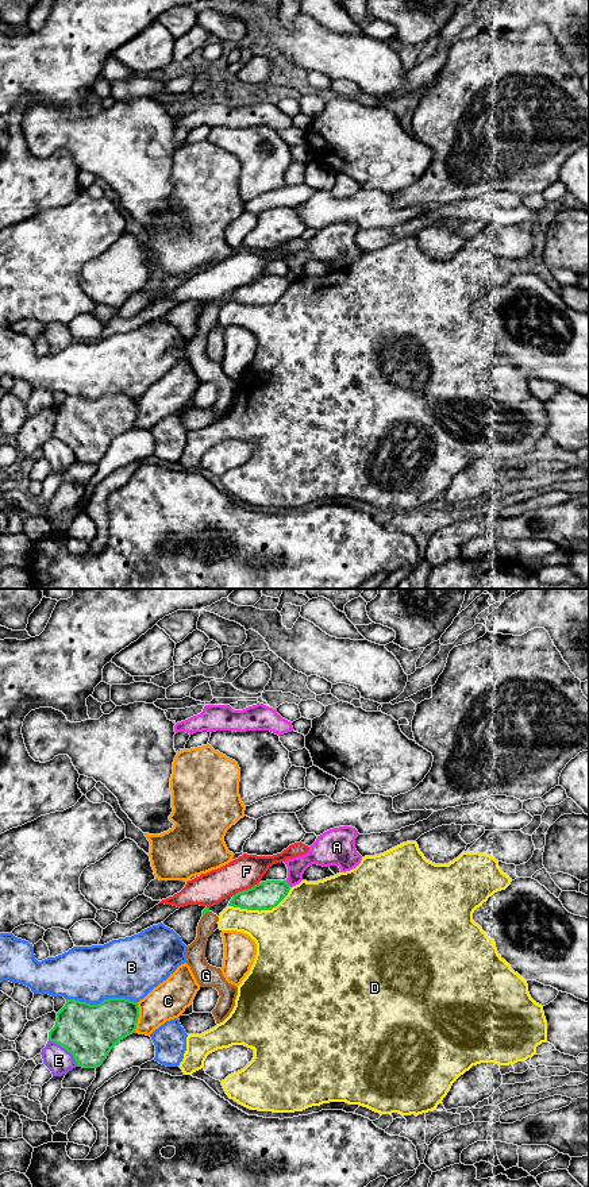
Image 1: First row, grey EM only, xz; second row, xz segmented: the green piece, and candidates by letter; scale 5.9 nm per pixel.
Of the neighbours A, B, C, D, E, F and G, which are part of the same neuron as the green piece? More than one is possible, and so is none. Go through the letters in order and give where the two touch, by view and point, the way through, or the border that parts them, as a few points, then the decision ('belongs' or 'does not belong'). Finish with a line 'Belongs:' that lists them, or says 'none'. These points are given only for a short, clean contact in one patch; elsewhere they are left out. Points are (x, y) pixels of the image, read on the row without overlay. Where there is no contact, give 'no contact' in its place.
A: meets green in xz at (287, 278); border along xz (285, 276), (291, 281); does not belong
B: meets green in xz at (101, 397); does not belong
C: meets green in xz at (138, 412); does not belong
D: meets green in xz at (261, 304); does not belong
E: meets green in xz at (66, 444); does not belong
F: meets green in xz at (247, 284); does not belong
G: meets green in xz at (206, 307); does not belong
Belongs: none

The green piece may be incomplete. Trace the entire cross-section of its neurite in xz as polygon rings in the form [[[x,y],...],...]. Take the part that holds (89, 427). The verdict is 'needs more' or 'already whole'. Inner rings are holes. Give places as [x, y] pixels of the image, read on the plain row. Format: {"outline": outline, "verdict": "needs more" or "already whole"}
{"outline": [[[126,393],[99,400],[66,394],[49,435],[70,447],[77,462],[97,463],[120,435],[135,428],[138,413],[138,397]]], "verdict": "already whole"}

